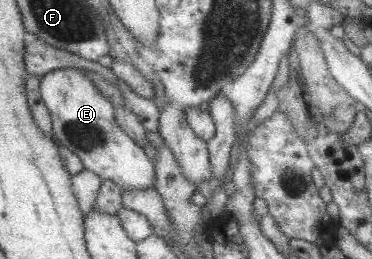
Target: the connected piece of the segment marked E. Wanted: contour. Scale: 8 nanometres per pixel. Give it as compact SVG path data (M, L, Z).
M74 67L55 70L43 76L41 92L51 112L54 132L64 146L82 159L85 169L100 174L105 181L117 183L126 191L150 191L157 186L157 164L148 156L146 148L121 128L114 101L88 74Z

